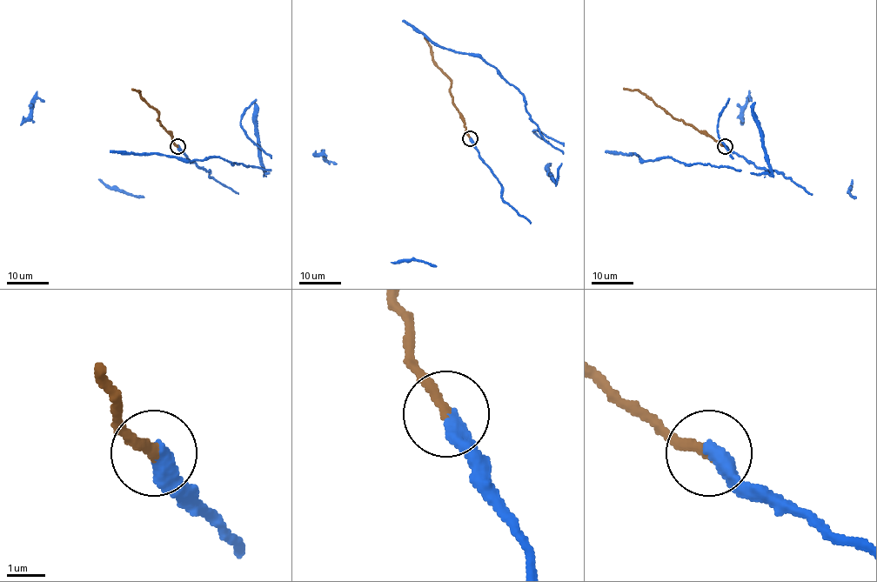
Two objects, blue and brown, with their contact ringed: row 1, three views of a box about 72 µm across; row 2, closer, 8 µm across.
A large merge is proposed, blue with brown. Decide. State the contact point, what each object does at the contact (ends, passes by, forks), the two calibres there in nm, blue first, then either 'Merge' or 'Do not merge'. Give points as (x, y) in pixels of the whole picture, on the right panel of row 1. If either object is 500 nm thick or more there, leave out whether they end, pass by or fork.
Place: (725, 146). At the ring blue ends. At the ring brown ends. Thickness 480 nm (blue) against 300 nm. Merge

